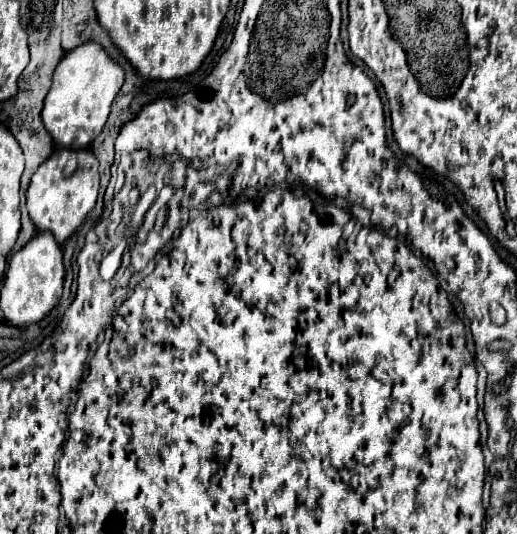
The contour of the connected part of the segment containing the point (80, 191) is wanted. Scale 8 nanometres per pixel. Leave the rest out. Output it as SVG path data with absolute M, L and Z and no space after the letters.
M55 150L45 164L37 168L27 190L27 210L37 230L49 230L59 244L63 244L87 218L97 202L99 174L95 168L97 158L89 150Z

